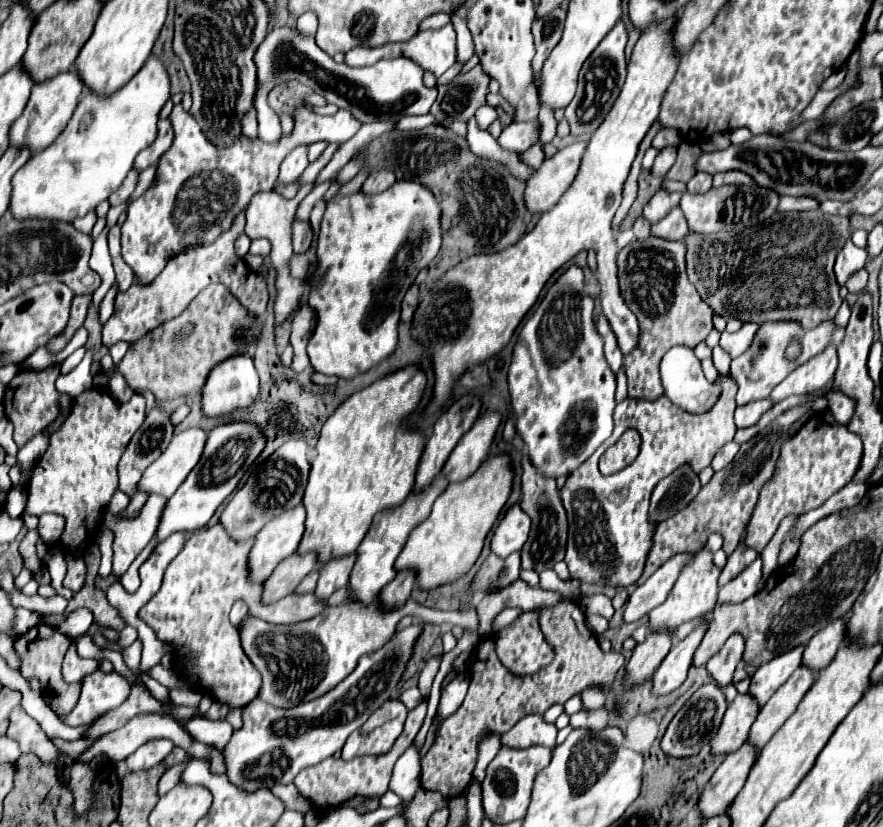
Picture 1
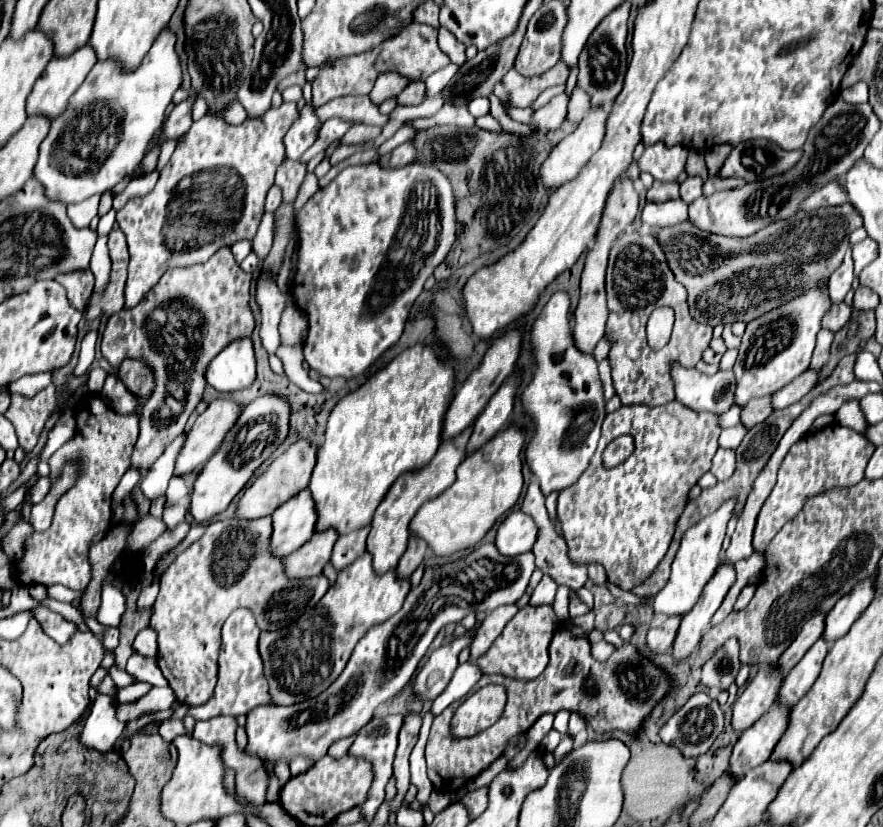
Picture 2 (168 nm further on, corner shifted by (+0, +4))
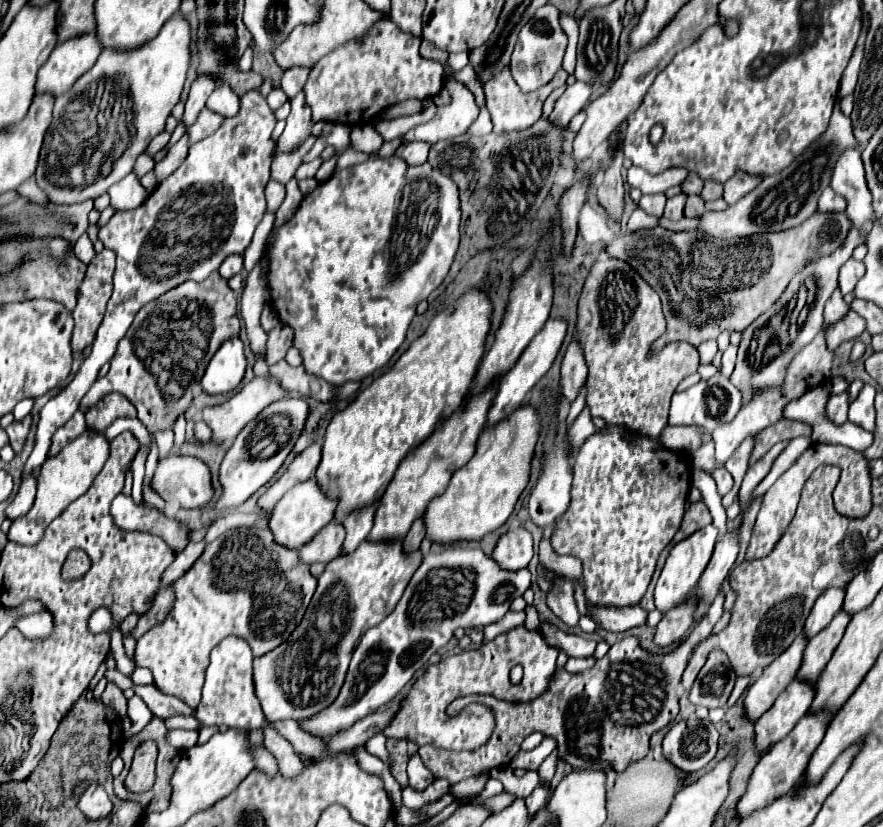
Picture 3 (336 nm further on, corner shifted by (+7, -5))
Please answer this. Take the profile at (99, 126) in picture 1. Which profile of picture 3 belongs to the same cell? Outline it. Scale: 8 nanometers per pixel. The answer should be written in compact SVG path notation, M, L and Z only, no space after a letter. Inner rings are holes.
M174 14L160 30L160 34L134 50L104 48L94 68L82 74L70 92L64 92L54 102L54 118L44 136L40 162L36 168L36 182L46 196L56 204L76 204L88 198L98 198L108 188L132 172L136 158L146 150L150 140L166 126L166 118L178 104L186 72L190 64L190 24L186 16Z

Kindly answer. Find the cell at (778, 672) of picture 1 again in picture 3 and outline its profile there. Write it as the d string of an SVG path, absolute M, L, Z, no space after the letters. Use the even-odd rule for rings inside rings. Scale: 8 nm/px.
M828 588L820 594L804 626L804 632L808 638L816 636L822 628L830 624L830 620L840 612L844 596L846 596L846 588Z

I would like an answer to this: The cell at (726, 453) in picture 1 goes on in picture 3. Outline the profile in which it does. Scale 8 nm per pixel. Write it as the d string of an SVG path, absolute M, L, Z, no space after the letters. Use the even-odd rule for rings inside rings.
M718 468L718 470L714 470L712 476L714 476L716 484L718 484L718 494L720 494L720 496L724 496L724 494L728 494L728 492L732 490L734 480L732 480L730 472L726 472L726 468Z

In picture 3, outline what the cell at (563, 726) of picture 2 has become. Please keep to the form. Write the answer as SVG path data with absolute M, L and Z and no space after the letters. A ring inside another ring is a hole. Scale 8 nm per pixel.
M544 737L542 742L531 751L520 750L512 759L510 767L520 768L527 771L538 770L540 764L556 748L556 741L550 737Z

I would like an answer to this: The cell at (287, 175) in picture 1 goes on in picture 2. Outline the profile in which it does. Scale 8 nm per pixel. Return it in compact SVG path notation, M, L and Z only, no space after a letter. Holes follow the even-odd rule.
M305 105L301 109L301 117L295 121L295 125L285 135L285 147L287 147L287 159L301 159L301 155L315 143L317 139L317 125L319 119L313 115L313 109Z

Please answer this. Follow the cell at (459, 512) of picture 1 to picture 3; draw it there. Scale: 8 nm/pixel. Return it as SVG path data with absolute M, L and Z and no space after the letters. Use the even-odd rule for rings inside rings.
M530 404L516 408L502 424L484 428L474 458L456 470L448 488L428 504L424 512L426 534L434 542L446 544L456 540L480 540L484 534L500 528L530 480L530 462L540 430L540 416Z

